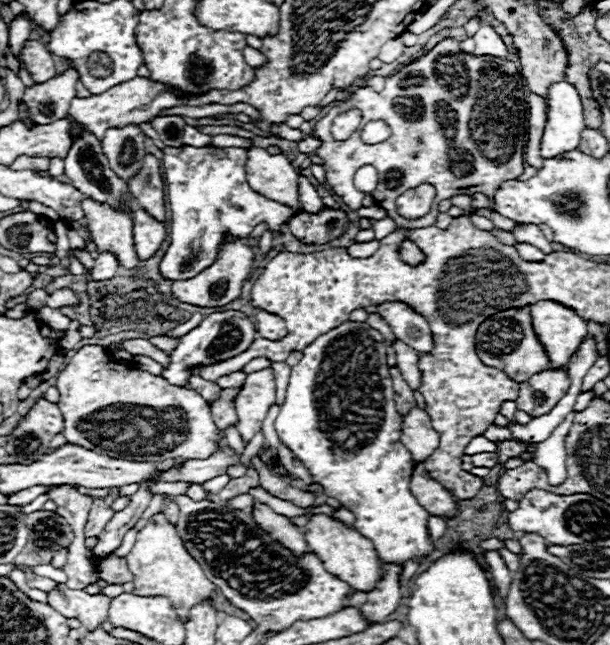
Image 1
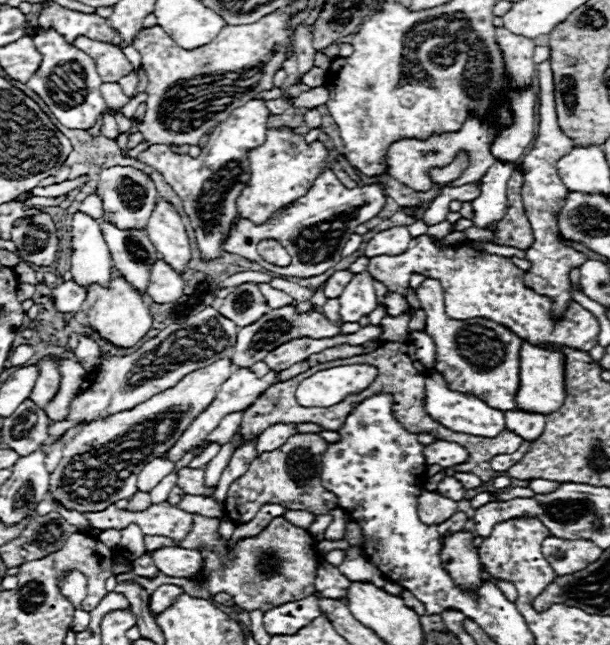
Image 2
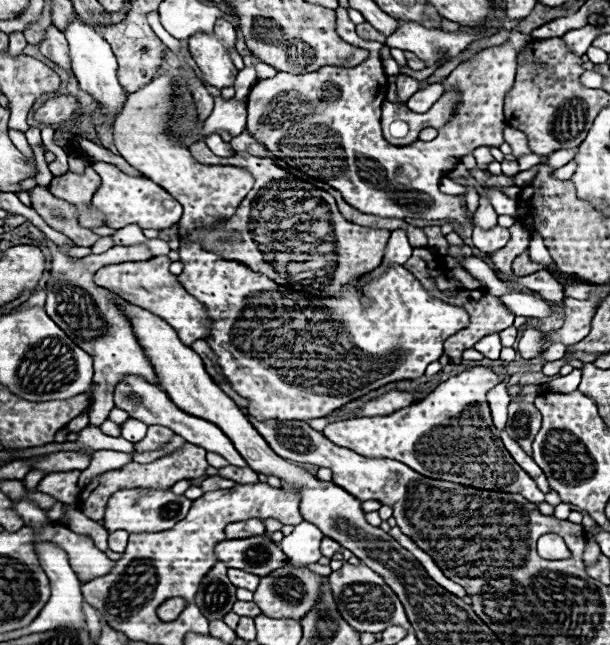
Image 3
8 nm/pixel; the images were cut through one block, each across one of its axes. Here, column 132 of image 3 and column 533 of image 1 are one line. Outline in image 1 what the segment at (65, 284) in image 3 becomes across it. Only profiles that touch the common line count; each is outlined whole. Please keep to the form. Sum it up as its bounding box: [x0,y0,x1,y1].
[476,242,548,382]

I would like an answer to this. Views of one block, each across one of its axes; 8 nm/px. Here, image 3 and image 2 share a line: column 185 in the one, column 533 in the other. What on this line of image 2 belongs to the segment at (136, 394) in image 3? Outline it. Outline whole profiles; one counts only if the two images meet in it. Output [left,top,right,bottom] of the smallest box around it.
[506,410,546,440]

